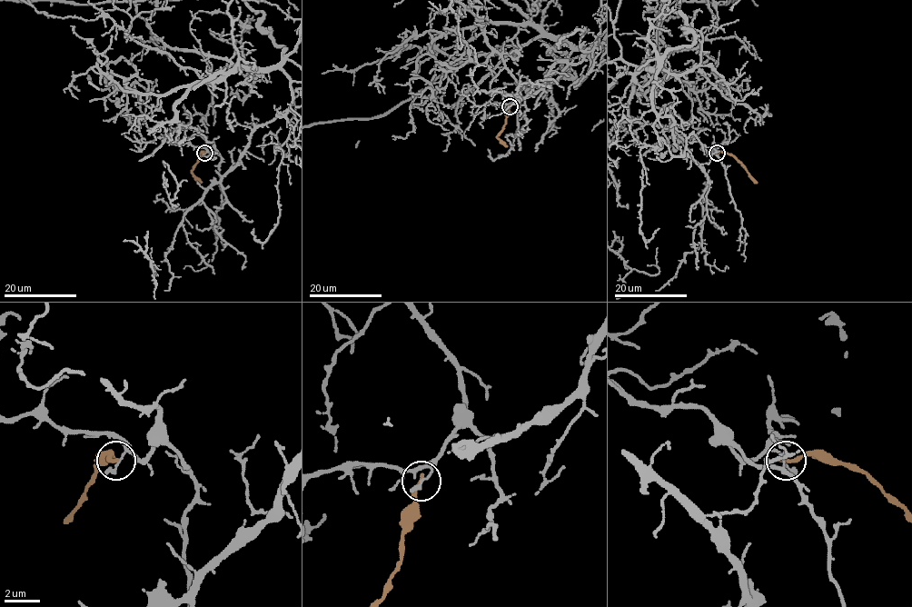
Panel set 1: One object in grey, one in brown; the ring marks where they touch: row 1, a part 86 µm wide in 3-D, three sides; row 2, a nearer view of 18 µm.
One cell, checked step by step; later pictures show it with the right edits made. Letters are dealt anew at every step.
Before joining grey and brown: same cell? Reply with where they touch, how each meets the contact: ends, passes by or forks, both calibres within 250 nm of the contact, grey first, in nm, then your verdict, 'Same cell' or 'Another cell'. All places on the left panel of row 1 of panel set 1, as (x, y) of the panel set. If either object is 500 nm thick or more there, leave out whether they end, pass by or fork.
Place: (204, 153). At the ring grey passes by. At the ring brown ends. Thickness 120 nm (grey) against 240 nm. Another cell

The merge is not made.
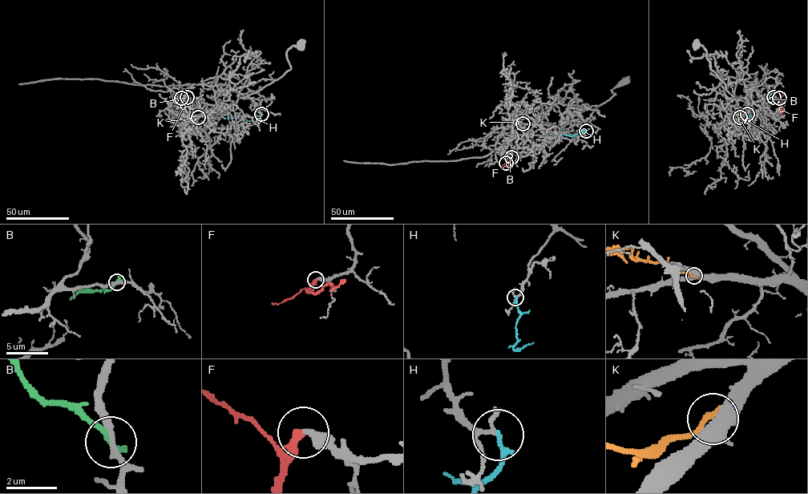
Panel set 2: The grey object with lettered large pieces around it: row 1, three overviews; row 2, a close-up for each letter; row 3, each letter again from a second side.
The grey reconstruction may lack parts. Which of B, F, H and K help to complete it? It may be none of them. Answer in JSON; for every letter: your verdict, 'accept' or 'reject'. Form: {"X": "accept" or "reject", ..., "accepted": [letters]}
{"B": "reject", "F": "accept", "H": "reject", "K": "reject", "accepted": ["F"]}

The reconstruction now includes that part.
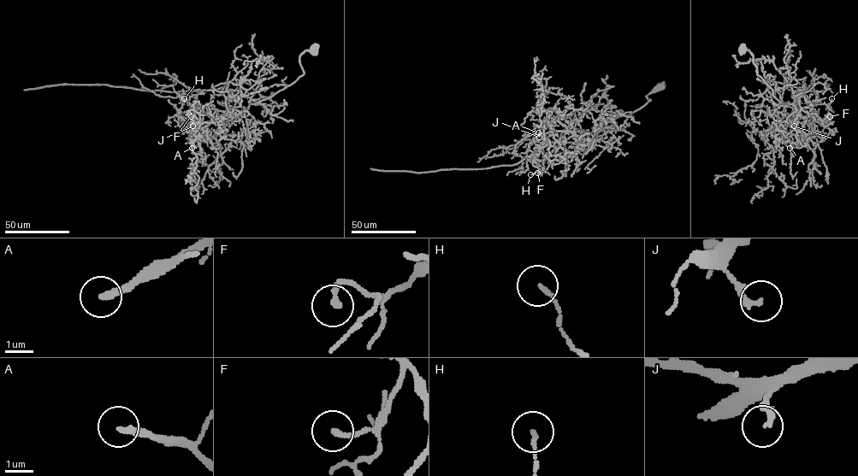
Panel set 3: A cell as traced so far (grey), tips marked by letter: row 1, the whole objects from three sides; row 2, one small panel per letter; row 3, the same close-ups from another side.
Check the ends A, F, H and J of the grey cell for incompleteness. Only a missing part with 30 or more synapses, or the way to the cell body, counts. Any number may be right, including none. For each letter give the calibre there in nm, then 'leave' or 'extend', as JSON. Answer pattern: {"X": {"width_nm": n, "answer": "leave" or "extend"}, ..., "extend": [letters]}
{"A": {"width_nm": 260, "answer": "extend"}, "F": {"width_nm": 200, "answer": "leave"}, "H": {"width_nm": 130, "answer": "leave"}, "J": {"width_nm": 220, "answer": "extend"}, "extend": ["A", "J"]}

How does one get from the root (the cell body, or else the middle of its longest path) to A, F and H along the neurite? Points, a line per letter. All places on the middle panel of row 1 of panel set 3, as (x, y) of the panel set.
A: (662, 85), (640, 108), (605, 122), (594, 138), (552, 129), (556, 142), (551, 146), (538, 132)
F: (662, 85), (640, 108), (605, 122), (594, 138), (565, 139), (537, 173)
H: (662, 85), (640, 108), (605, 122), (594, 138), (565, 139), (544, 159), (544, 168), (530, 174)

